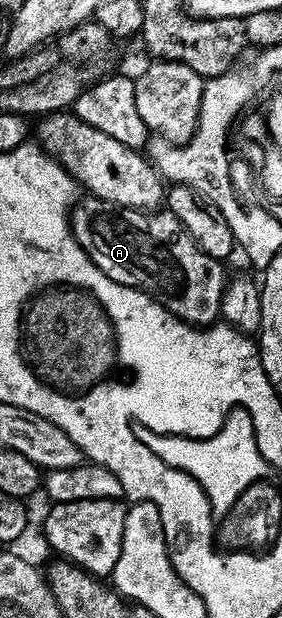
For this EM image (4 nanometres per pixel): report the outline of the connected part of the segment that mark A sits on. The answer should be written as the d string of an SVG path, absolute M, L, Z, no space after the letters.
M93 196L79 197L70 211L70 230L84 252L116 284L143 290L170 314L195 328L219 321L228 273L221 261L208 256L183 232L169 210L133 210Z

